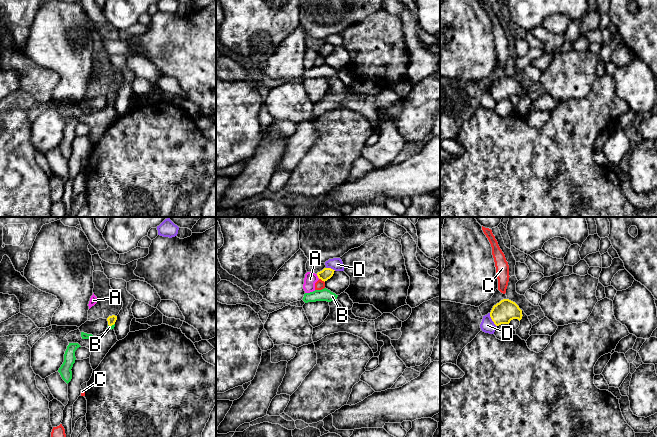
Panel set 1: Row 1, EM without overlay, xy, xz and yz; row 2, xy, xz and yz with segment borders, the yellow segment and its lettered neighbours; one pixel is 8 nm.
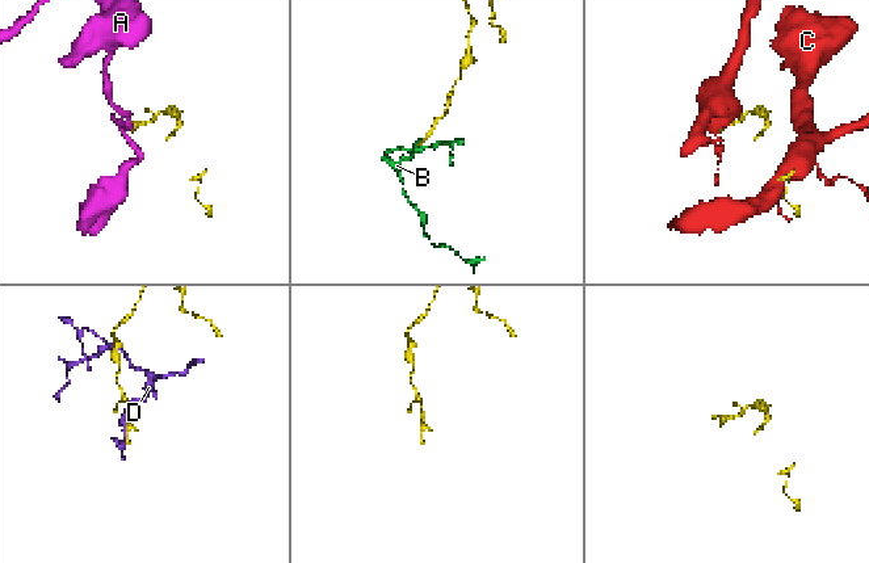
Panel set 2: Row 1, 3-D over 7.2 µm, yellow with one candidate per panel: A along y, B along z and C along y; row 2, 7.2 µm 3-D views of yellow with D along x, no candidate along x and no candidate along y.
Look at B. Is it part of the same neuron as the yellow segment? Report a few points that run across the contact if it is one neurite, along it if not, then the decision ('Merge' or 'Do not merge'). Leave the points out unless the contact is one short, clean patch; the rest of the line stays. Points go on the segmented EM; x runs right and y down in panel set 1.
Line: xy (112, 319), (111, 325), (109, 327). Merge

